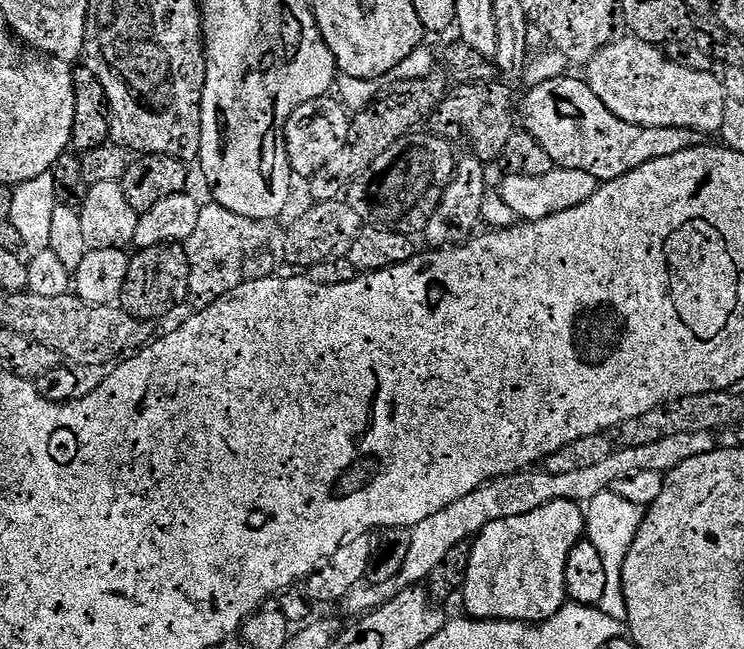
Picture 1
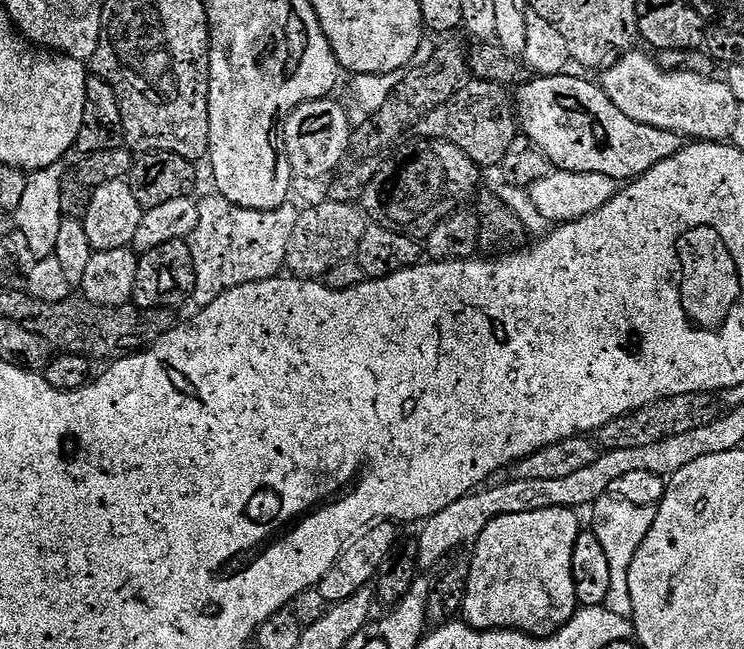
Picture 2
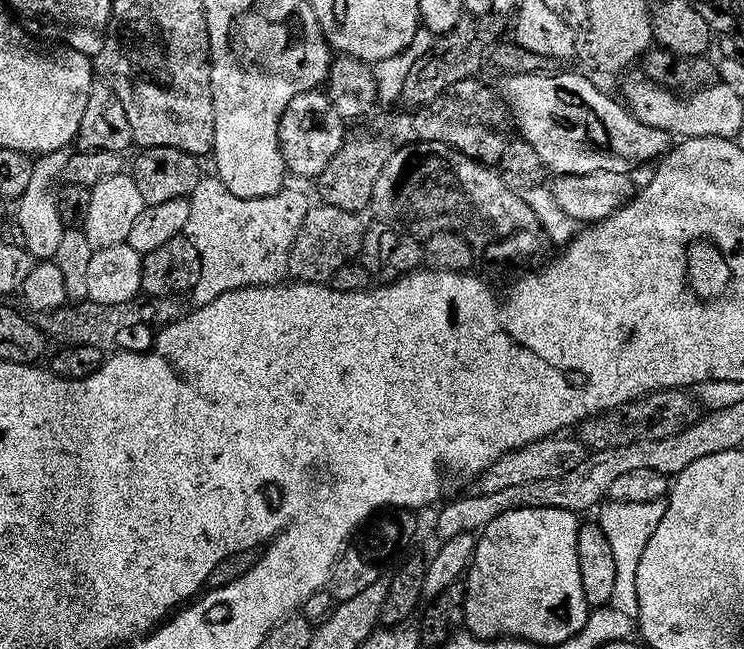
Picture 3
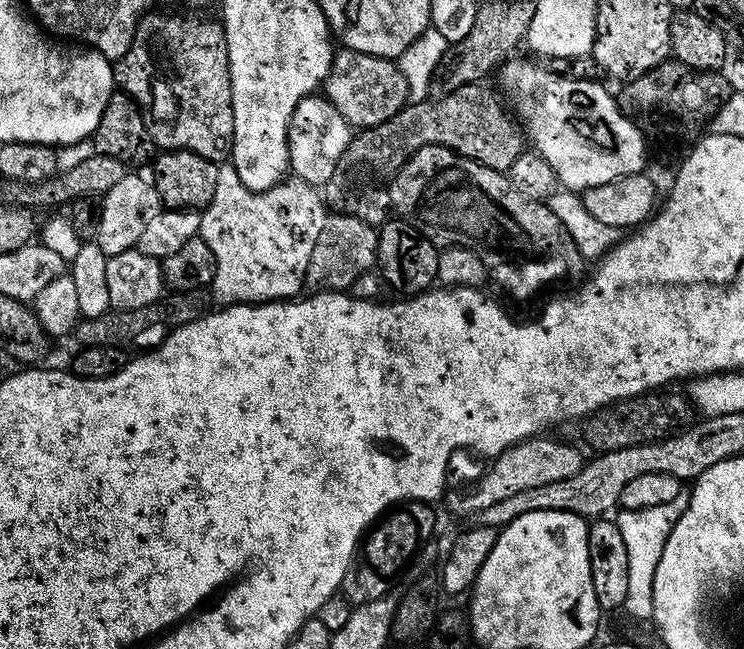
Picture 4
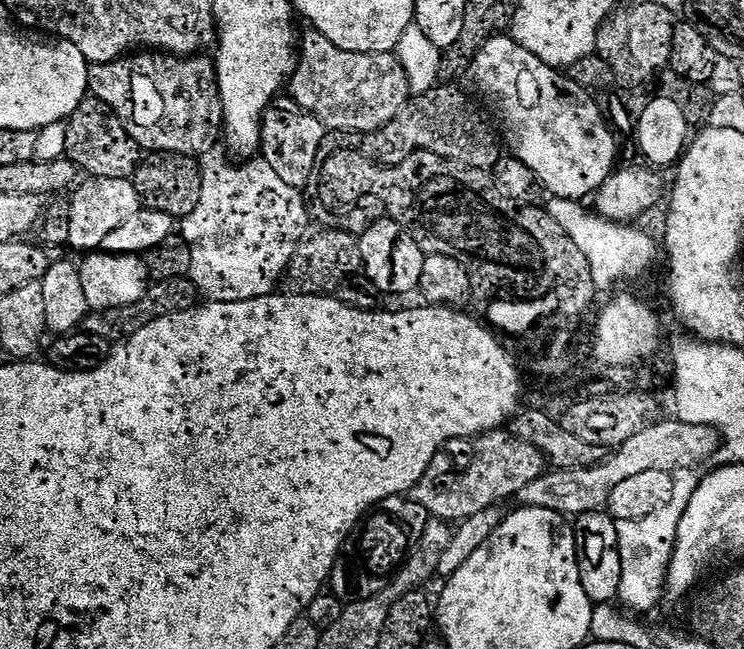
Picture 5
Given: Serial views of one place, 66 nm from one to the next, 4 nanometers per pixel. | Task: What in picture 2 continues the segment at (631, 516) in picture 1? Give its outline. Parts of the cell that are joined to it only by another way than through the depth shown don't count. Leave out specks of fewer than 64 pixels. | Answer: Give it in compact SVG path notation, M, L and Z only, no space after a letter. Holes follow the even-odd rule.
M602 496L595 504L591 505L592 524L590 530L597 536L598 542L606 552L606 559L610 564L610 590L606 594L604 604L614 614L622 617L631 617L632 603L630 602L630 562L642 546L646 534L650 534L650 526L654 526L656 508L653 506L634 506L634 502L622 502L617 496Z

